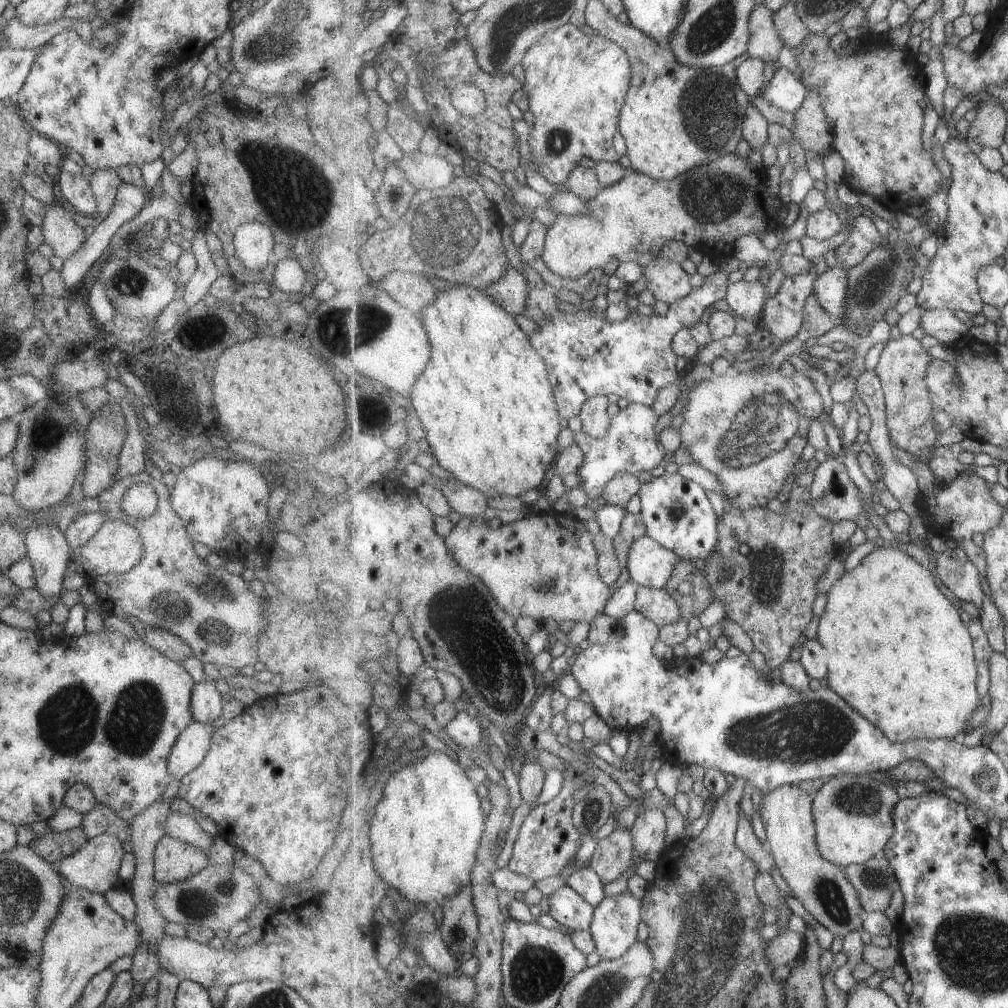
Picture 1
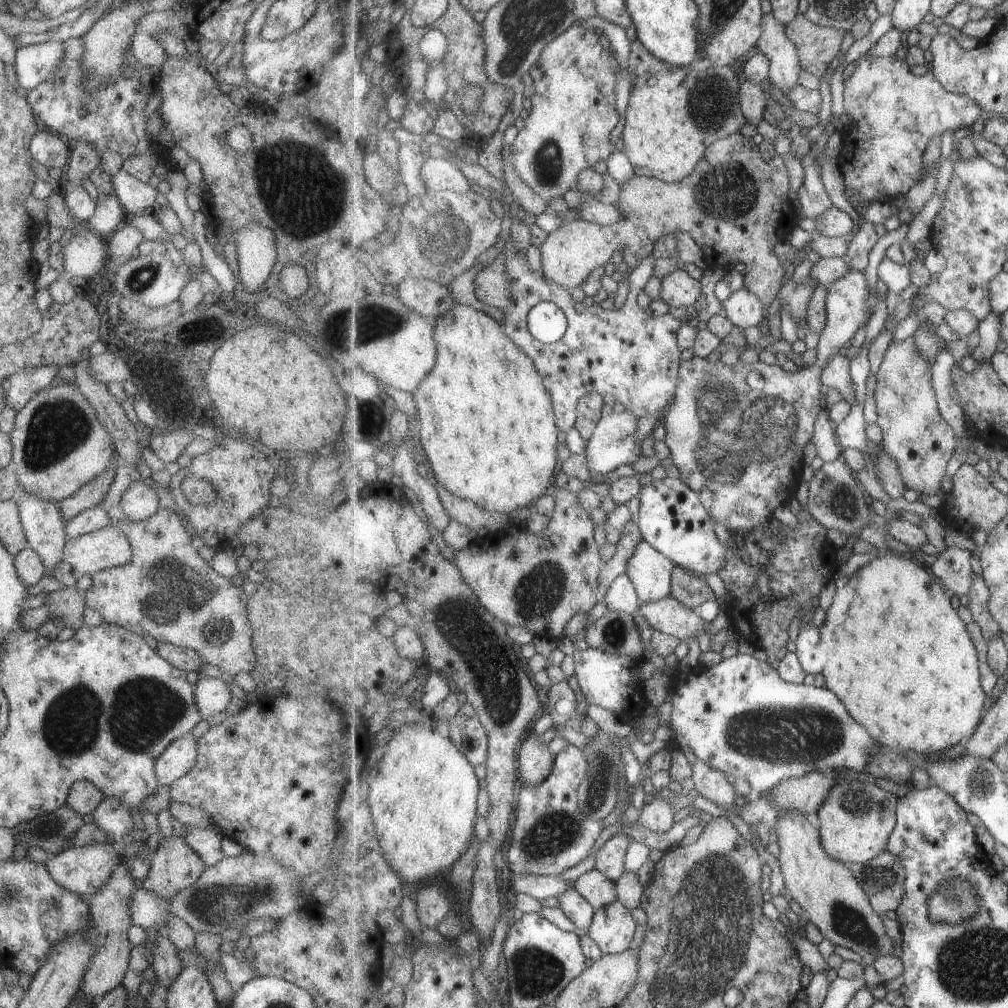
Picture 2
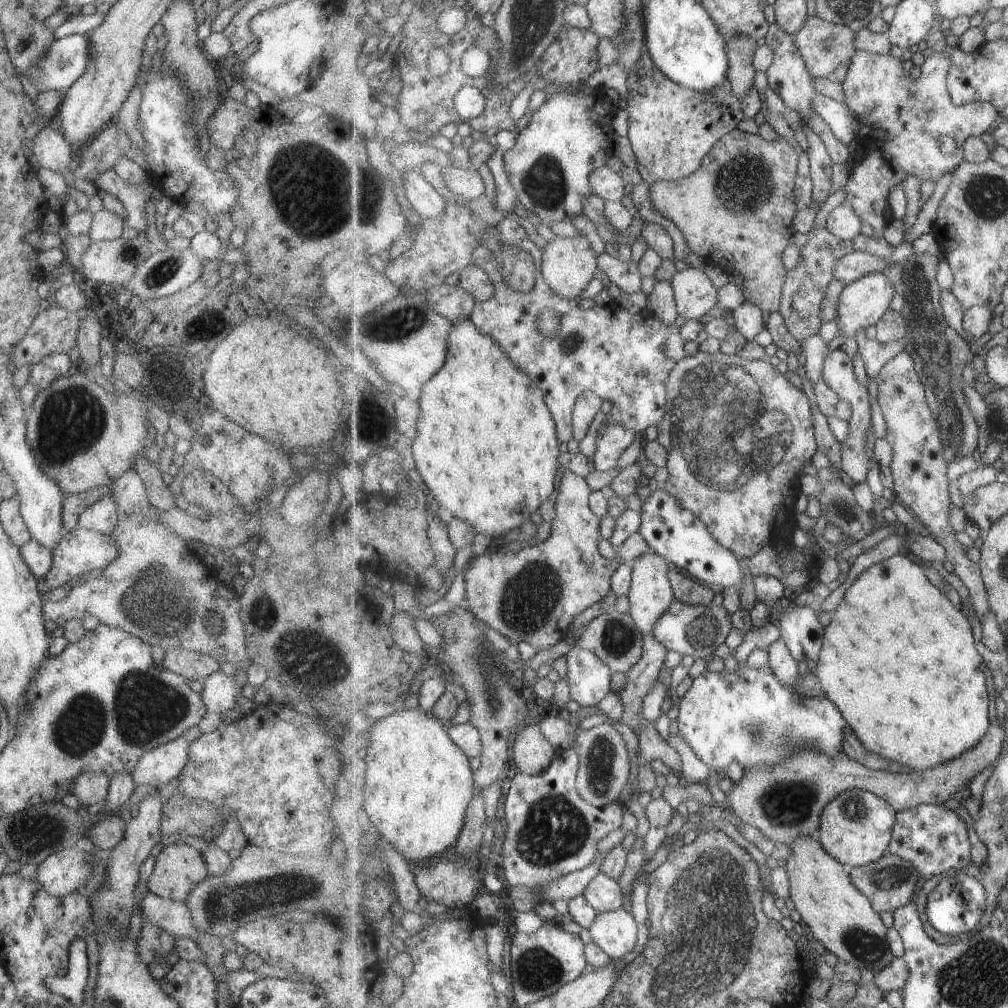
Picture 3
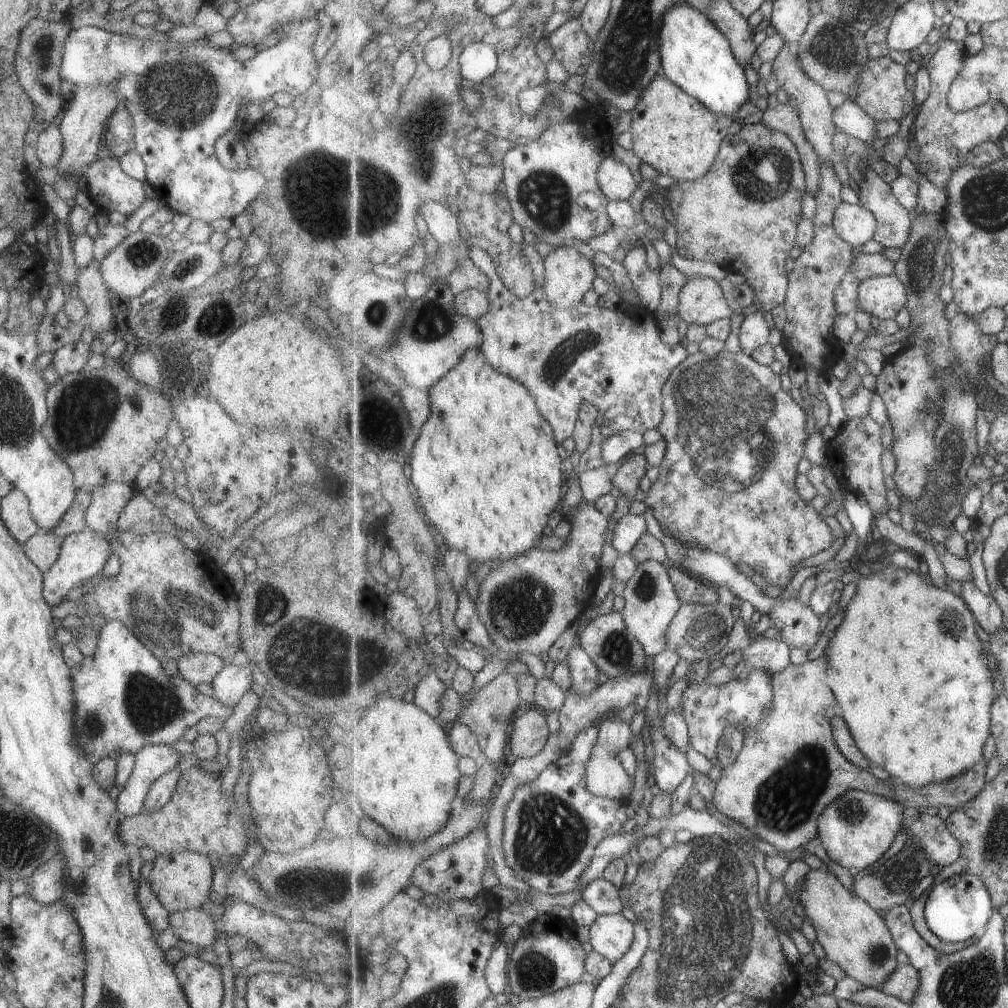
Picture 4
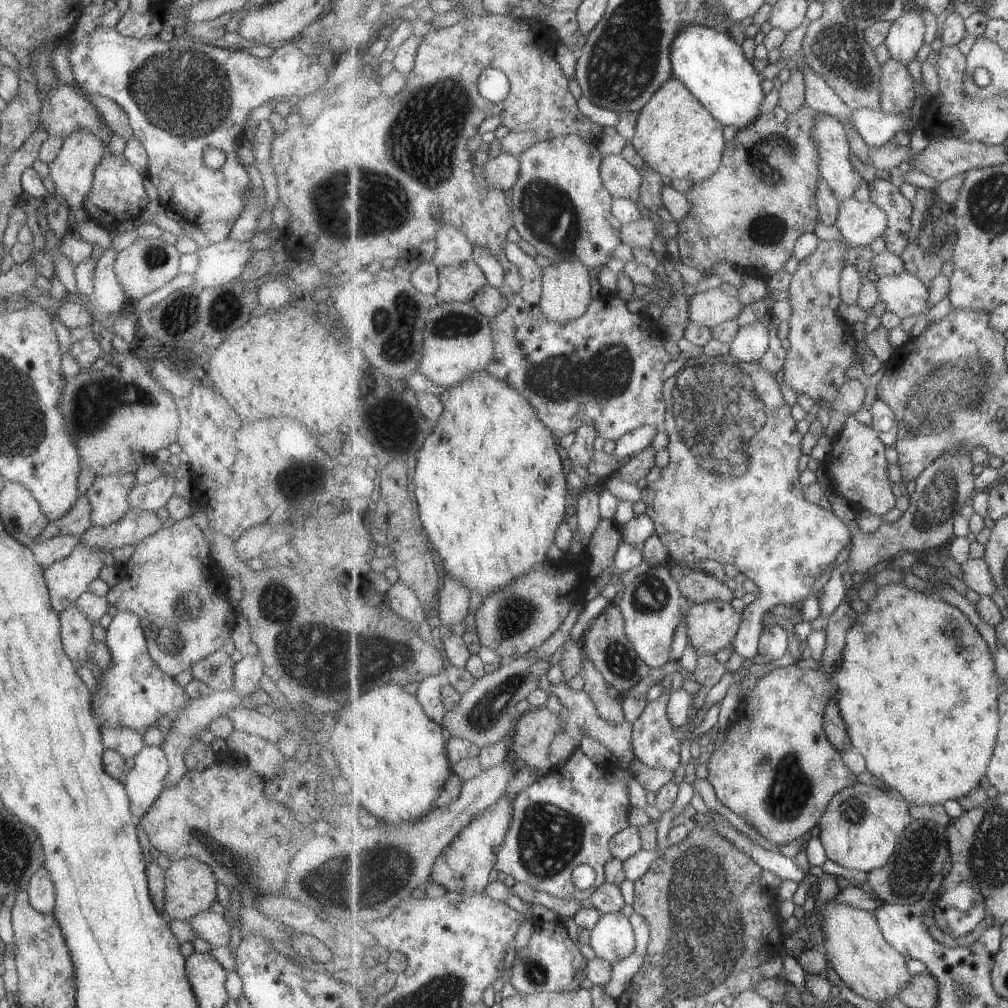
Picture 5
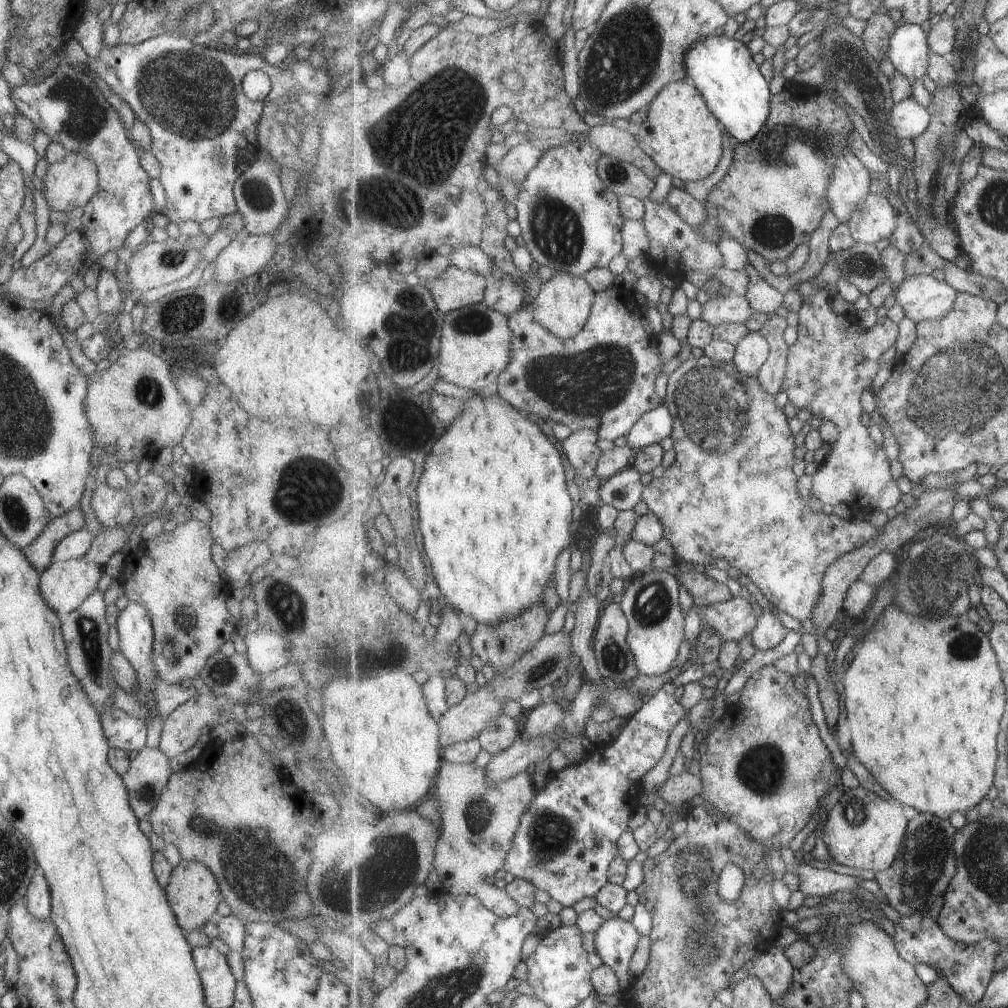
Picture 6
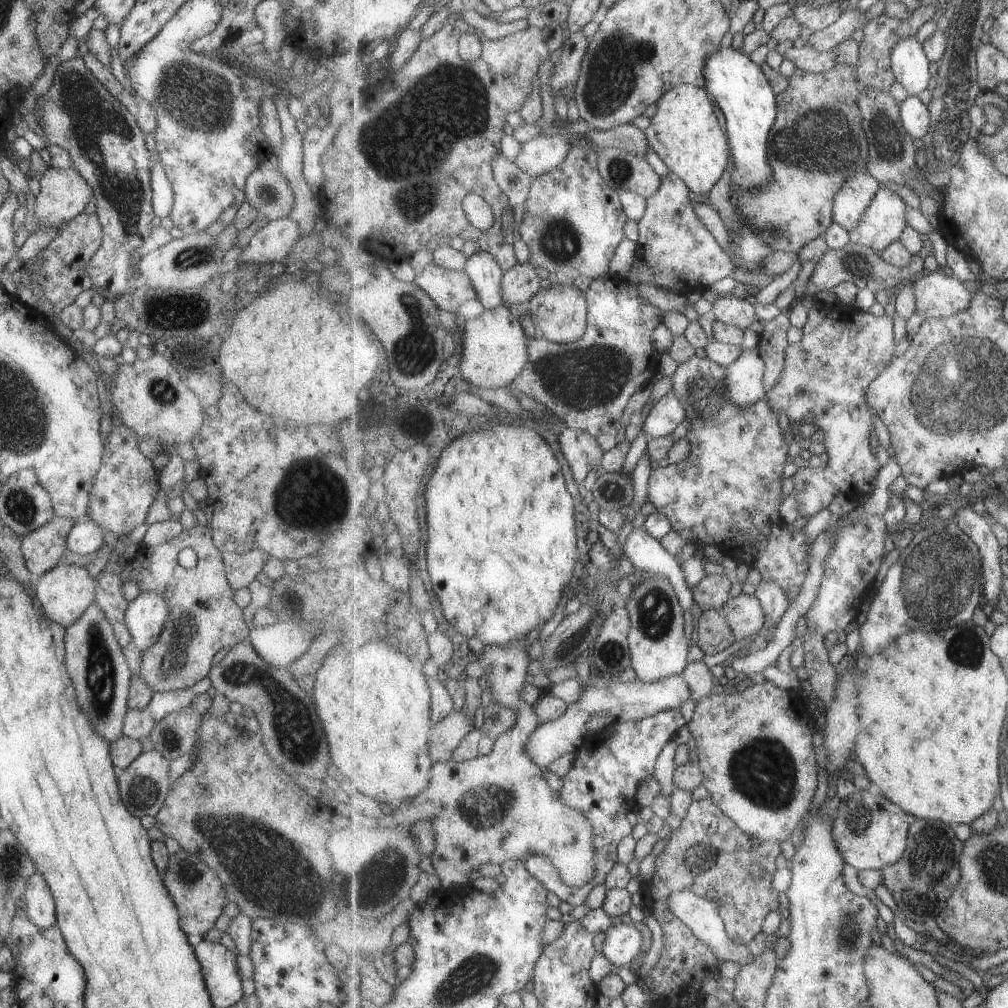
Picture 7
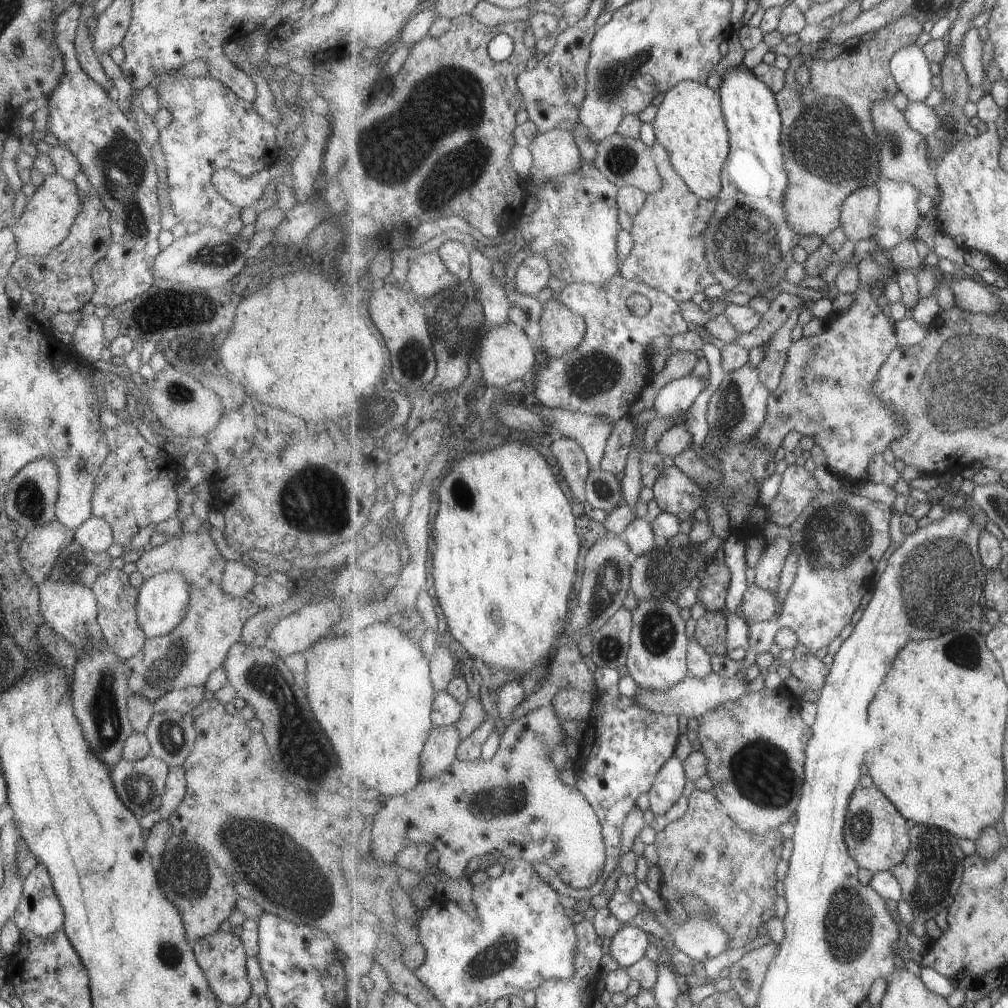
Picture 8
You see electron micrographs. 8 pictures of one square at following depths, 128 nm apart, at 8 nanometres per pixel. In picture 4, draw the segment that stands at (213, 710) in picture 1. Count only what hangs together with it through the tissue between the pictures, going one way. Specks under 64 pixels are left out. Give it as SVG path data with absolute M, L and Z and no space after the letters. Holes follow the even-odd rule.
M230 662L225 665L215 678L209 682L213 696L217 702L221 702L221 706L232 708L234 704L239 702L239 698L250 690L252 685L251 674L253 668L242 667Z

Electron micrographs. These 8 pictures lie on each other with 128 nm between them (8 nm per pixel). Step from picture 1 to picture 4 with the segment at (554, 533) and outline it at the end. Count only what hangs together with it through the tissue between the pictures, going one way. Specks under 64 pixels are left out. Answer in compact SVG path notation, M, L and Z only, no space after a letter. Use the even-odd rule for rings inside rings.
M581 499L577 512L570 519L570 532L565 538L567 544L557 550L545 550L539 547L527 550L525 554L513 556L503 564L493 567L489 574L479 582L476 609L480 622L486 627L492 643L500 649L513 654L529 652L541 656L547 654L549 648L557 642L557 638L569 628L573 622L580 620L581 614L597 592L601 581L601 556L605 532L609 528L609 518L594 504Z

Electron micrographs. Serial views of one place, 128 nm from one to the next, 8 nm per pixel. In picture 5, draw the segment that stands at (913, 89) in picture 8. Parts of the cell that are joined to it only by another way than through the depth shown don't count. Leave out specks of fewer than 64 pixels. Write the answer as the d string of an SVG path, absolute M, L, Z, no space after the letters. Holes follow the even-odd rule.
M917 10L904 12L895 20L885 40L892 58L907 64L911 63L926 42L926 32L927 24L921 12Z

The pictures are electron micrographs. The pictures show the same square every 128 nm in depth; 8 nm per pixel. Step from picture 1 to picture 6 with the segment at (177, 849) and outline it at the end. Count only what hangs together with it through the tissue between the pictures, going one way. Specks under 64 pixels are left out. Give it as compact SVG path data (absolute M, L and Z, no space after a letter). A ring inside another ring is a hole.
M181 859L177 866L172 868L164 894L177 925L185 934L192 930L199 931L211 919L221 900L214 875L203 864L193 860Z

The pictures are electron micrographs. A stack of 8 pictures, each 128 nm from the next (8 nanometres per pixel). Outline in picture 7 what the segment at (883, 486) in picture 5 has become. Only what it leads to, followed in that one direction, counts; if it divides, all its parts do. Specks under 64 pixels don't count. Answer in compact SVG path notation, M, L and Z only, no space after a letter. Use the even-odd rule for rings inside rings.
M814 308L808 311L808 319L802 328L802 339L786 350L786 366L777 385L769 390L766 400L775 415L785 414L790 422L812 424L824 433L828 466L825 469L810 466L797 468L794 476L792 496L798 501L797 511L801 517L812 517L821 509L828 508L838 493L849 494L849 498L859 500L865 494L870 495L881 470L877 456L871 452L871 434L875 428L875 411L868 402L868 389L873 380L894 358L897 340L895 340L895 322L891 316L873 316L871 312L860 312L857 316L839 316L832 320L831 310Z

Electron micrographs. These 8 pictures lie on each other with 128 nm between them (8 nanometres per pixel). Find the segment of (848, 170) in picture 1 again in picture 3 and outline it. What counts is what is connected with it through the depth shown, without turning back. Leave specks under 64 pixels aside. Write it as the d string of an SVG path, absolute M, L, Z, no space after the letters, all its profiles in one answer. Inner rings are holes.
M945 46L924 61L921 66L921 74L915 79L909 78L909 74L905 74L905 62L890 54L873 54L869 51L857 50L851 58L851 64L848 65L848 71L842 83L844 101L855 112L861 123L879 126L887 132L885 138L859 138L861 158L856 166L849 170L849 178L842 188L846 194L847 203L852 205L863 220L863 230L861 230L863 238L884 238L885 230L889 228L889 223L893 219L889 196L894 186L899 186L905 178L909 178L909 175L912 174L922 180L931 180L931 182L939 182L941 178L945 178L945 174L953 174L964 160L963 148L967 138L992 132L997 125L1003 122L995 104L975 101L958 107L953 102L953 95L949 92L947 82L953 60L951 60L951 56L945 56L944 49L946 49ZM945 135L952 138L958 146L949 156L945 154L945 150L941 150L941 138L945 138Z

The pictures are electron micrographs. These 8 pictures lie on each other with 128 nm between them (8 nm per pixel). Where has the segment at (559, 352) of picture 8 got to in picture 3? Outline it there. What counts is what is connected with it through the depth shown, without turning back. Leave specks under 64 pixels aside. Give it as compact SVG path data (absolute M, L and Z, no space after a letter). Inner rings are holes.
M547 236L543 242L543 274L545 280L552 287L552 291L559 298L567 298L573 300L577 298L587 284L591 282L591 278L596 277L598 272L598 254L591 249L590 241L586 236L555 237Z

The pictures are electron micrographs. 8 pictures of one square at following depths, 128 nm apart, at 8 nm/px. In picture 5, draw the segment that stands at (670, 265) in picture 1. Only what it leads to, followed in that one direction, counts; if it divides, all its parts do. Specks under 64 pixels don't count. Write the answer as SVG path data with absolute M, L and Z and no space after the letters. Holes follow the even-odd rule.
M714 287L689 299L689 320L713 329L723 322L739 318L743 307L737 296L729 295L721 287Z

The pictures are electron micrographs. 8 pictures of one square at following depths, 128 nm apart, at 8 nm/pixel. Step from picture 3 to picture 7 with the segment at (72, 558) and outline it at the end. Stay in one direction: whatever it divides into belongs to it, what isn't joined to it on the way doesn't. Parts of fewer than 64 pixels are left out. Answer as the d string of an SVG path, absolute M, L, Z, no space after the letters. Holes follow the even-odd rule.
M61 560L52 570L36 579L34 594L44 616L65 630L94 602L94 589L92 577L82 567L67 565Z

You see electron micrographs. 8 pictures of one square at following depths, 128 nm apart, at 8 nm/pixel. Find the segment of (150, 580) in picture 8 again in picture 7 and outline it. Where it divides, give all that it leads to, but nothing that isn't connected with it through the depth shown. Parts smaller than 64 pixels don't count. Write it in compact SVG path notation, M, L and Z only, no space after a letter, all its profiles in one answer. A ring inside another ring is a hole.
M141 591L128 603L124 622L131 636L131 643L139 650L152 646L161 635L169 613L168 603L156 591Z

